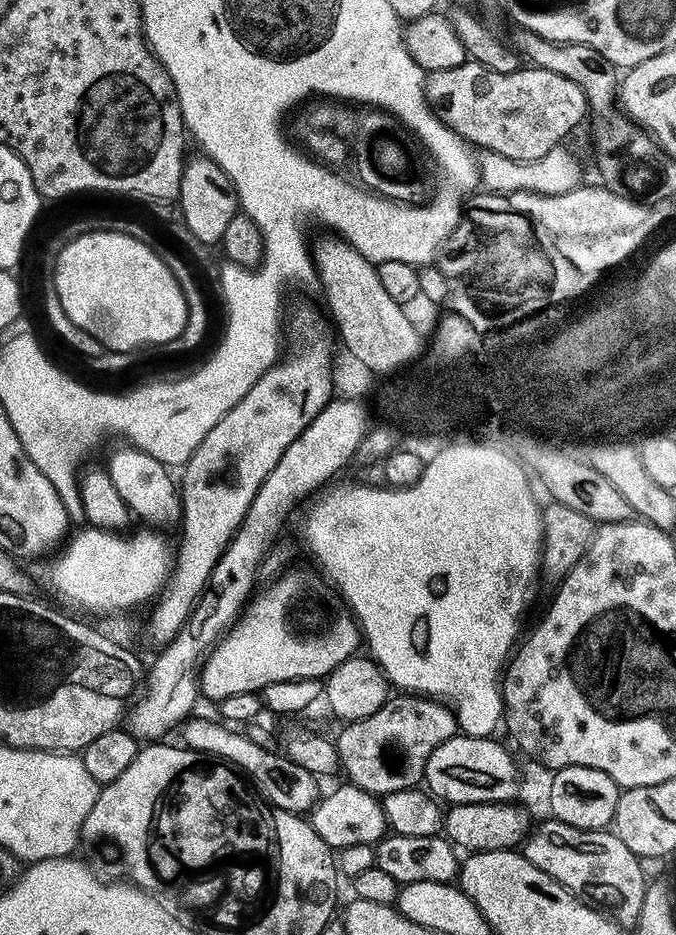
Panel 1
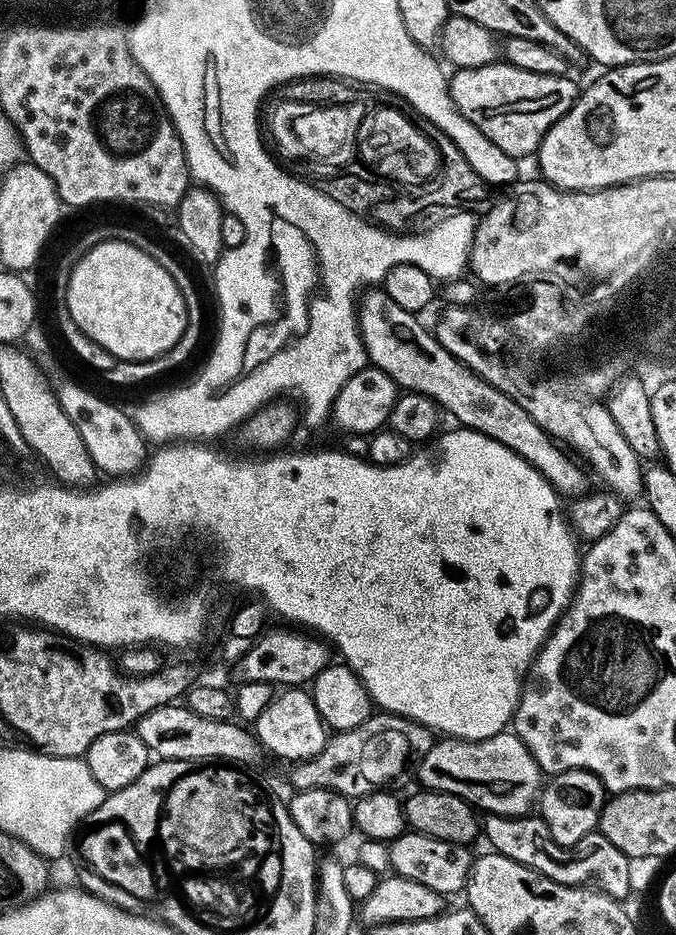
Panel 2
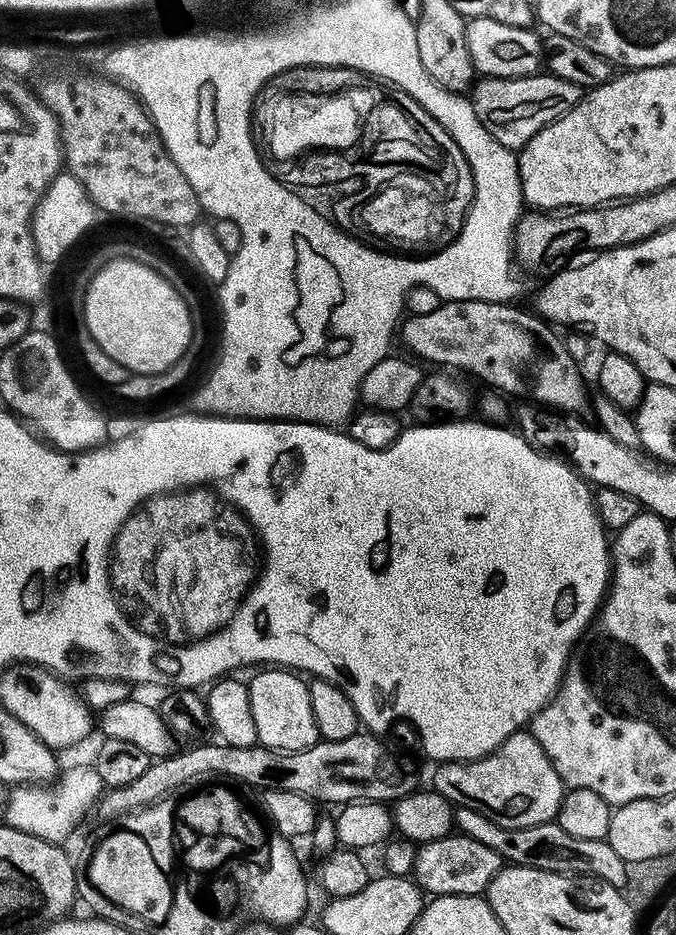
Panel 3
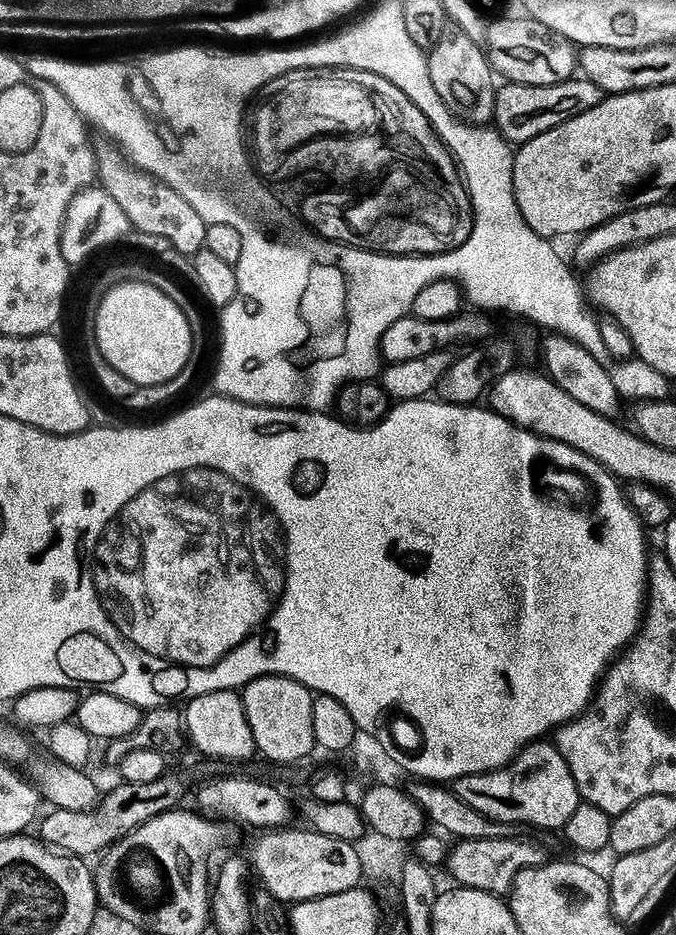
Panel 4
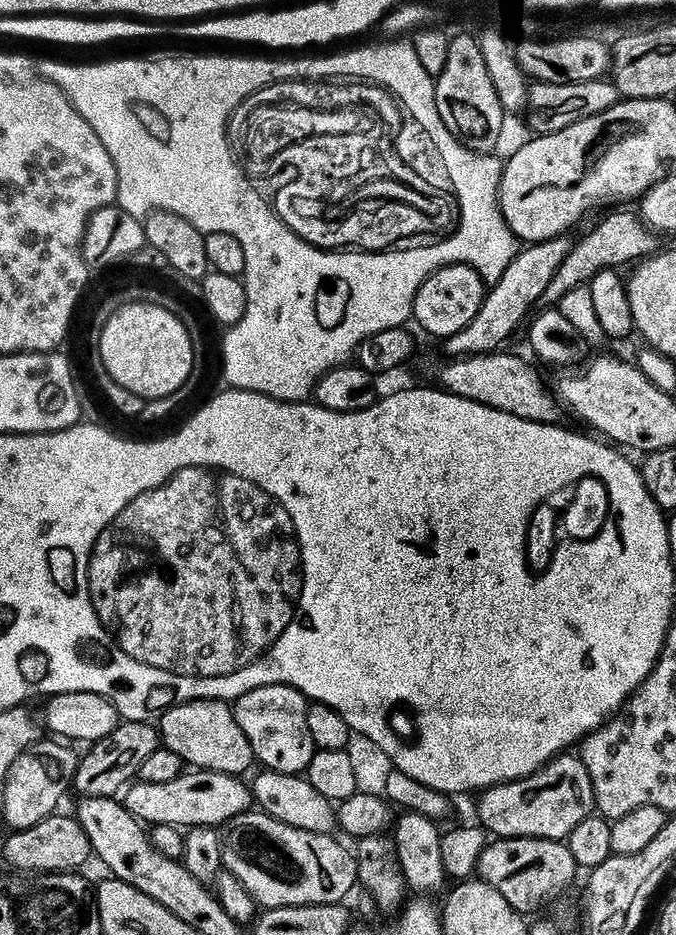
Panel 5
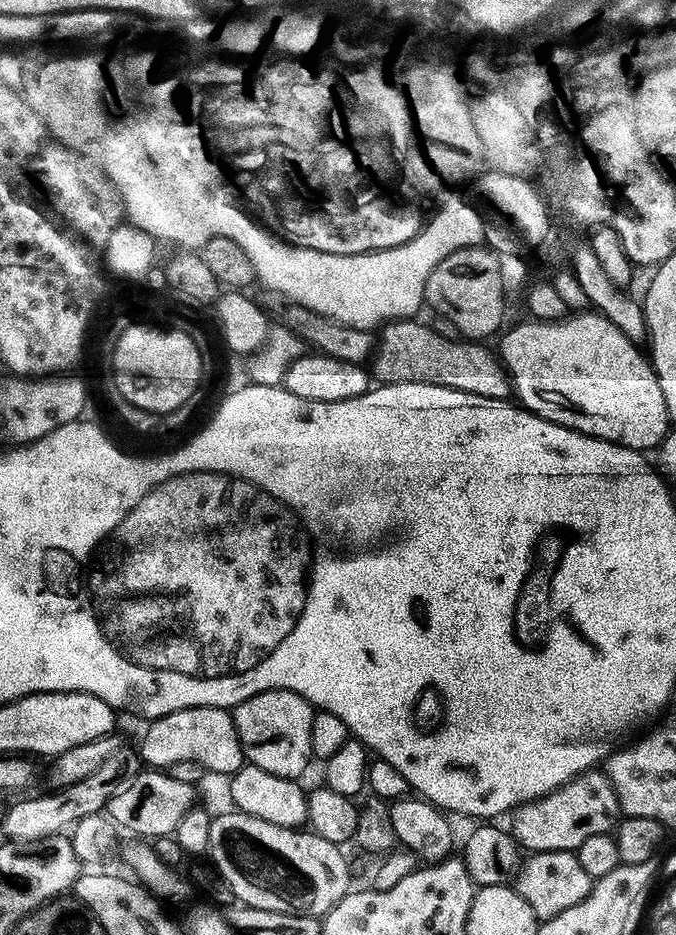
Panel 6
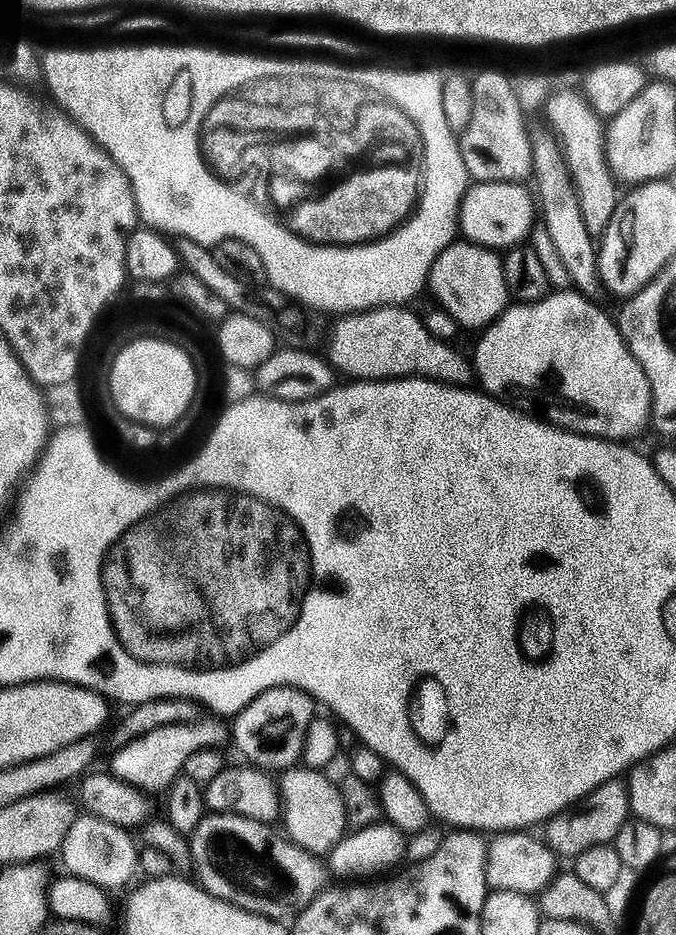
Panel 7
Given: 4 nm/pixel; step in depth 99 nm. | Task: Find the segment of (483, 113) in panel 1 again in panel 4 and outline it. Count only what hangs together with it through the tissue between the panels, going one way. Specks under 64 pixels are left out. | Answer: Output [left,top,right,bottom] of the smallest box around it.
[492,78,602,142]

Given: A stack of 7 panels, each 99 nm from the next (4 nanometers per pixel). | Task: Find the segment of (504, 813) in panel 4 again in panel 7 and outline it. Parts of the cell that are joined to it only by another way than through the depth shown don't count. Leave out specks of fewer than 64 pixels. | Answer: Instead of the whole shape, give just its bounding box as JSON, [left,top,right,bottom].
[542,778,631,858]

